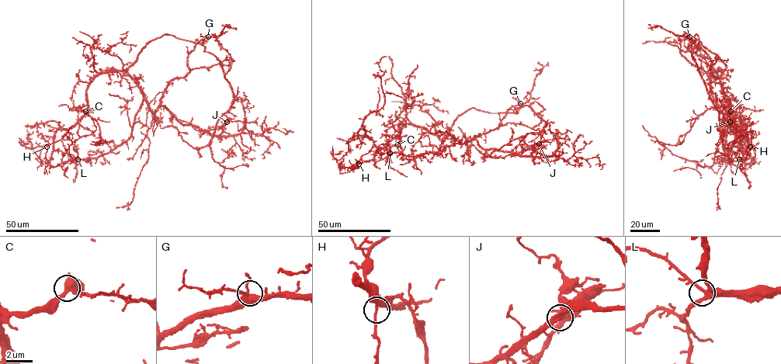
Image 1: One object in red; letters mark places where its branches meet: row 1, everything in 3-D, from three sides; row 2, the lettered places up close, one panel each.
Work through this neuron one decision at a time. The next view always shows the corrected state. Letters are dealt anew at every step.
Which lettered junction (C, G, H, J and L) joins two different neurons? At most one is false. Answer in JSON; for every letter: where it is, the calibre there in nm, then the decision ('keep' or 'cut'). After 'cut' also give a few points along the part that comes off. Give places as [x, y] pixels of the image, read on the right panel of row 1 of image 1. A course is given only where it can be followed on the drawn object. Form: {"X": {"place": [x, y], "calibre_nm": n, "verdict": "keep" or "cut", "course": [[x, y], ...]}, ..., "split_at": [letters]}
{"C": {"place": [730, 111], "calibre_nm": 280, "verdict": "keep"}, "G": {"place": [689, 36], "calibre_nm": 280, "verdict": "keep"}, "H": {"place": [750, 147], "calibre_nm": 280, "verdict": "keep"}, "J": {"place": [730, 122], "calibre_nm": 300, "verdict": "cut", "course": [[730, 123], [733, 119], [734, 123], [735, 136], [743, 126], [743, 116], [746, 116]]}, "L": {"place": [739, 159], "calibre_nm": 280, "verdict": "keep"}, "split_at": ["J"]}

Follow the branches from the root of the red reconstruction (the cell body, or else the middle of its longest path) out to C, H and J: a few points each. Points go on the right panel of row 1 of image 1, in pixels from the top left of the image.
C: (713, 71), (709, 78), (713, 100), (723, 114), (730, 111)
H: (713, 71), (709, 78), (713, 100), (719, 106), (723, 118), (750, 147)
J: (713, 71), (721, 71), (721, 88), (726, 106), (734, 112), (735, 123), (741, 130), (730, 123)

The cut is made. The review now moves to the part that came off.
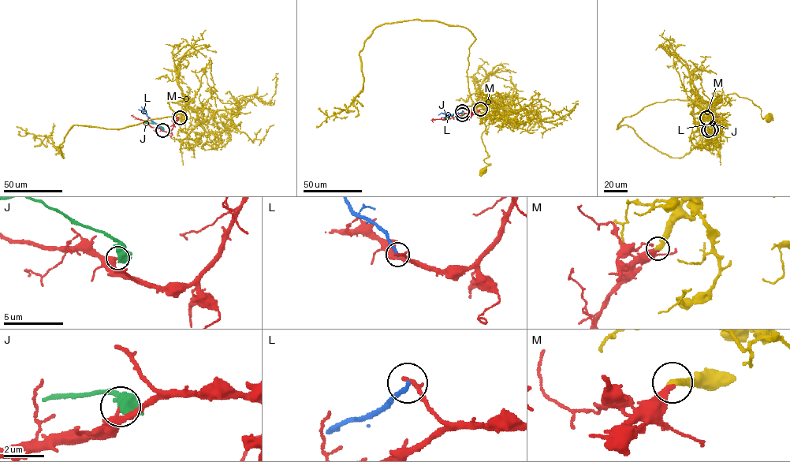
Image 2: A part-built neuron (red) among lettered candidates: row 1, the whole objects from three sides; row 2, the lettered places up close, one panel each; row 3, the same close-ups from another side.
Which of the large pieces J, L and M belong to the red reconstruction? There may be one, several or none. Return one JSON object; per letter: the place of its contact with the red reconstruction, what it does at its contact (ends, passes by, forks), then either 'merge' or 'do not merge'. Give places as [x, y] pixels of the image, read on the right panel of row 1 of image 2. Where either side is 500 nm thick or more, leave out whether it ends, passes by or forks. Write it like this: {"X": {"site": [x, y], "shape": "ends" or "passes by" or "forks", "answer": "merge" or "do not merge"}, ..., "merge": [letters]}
{"J": {"site": [711, 129], "answer": "do not merge"}, "L": {"site": [708, 130], "shape": "ends", "answer": "do not merge"}, "M": {"site": [706, 117], "shape": "ends", "answer": "merge"}, "merge": ["M"]}

